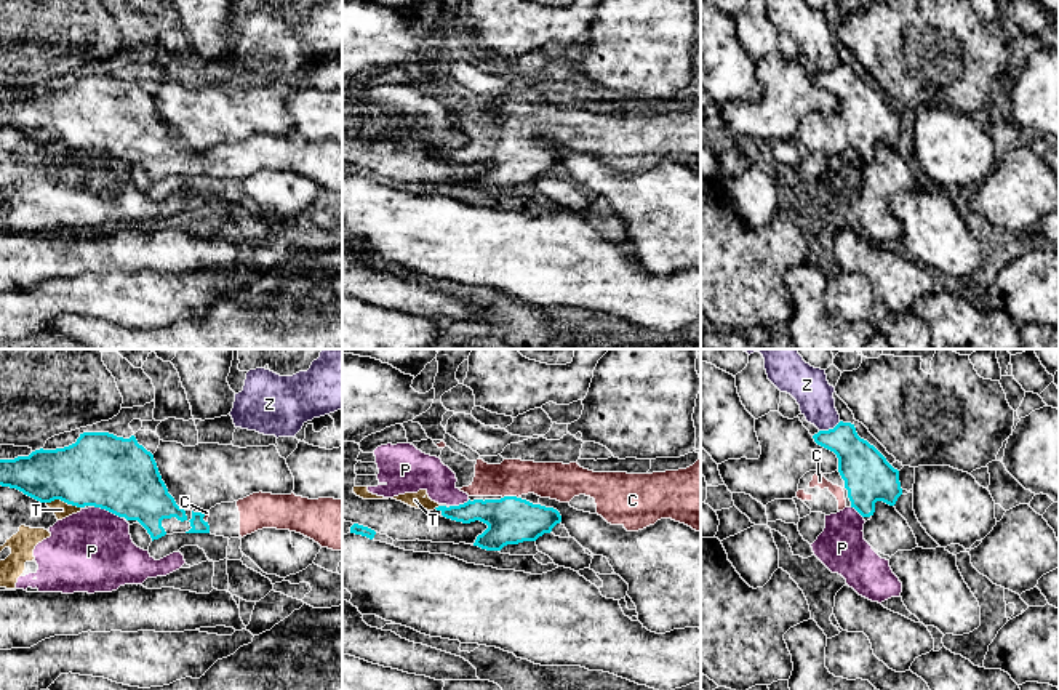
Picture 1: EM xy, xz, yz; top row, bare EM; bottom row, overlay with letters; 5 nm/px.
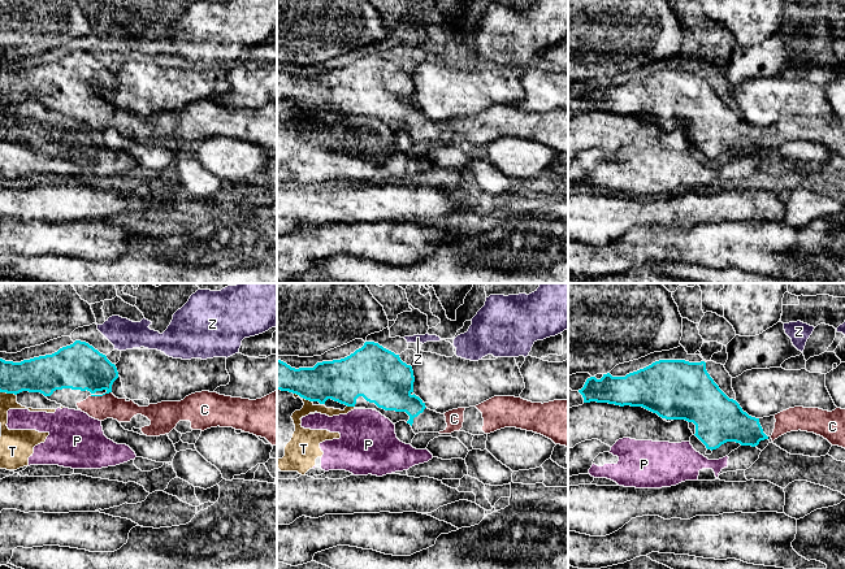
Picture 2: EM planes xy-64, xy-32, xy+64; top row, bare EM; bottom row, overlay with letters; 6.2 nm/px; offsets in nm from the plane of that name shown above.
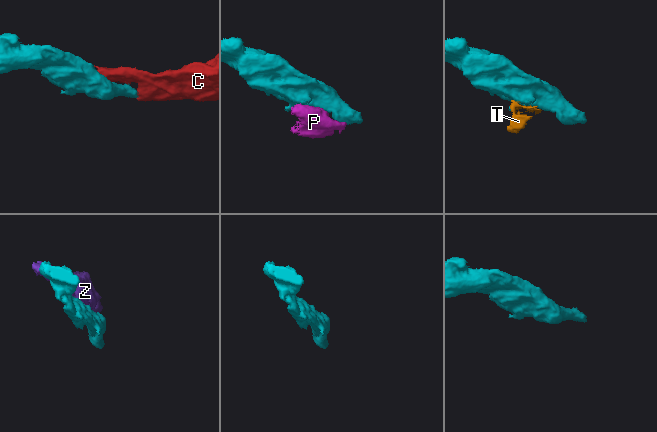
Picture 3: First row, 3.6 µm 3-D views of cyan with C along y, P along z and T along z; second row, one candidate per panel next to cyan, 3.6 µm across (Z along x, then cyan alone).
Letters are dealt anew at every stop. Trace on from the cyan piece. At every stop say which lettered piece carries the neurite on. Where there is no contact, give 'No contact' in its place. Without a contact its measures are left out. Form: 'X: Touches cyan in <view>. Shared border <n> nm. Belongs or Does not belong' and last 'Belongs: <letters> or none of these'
C: Touches cyan in xz. Shared border 80 nm. Belongs
P: Touches cyan in xy. Shared border 150 nm. Does not belong
T: Touches cyan in xy. Shared border 110 nm. Does not belong
Z: Touches cyan in yz. Shared border 120 nm. Does not belong
Belongs: C

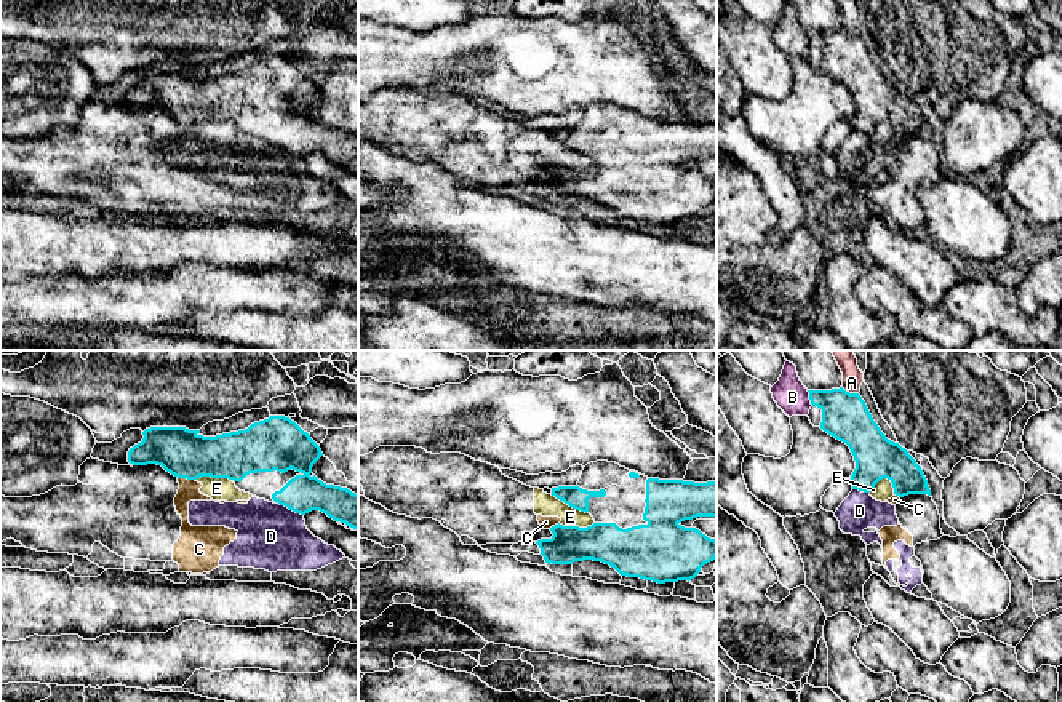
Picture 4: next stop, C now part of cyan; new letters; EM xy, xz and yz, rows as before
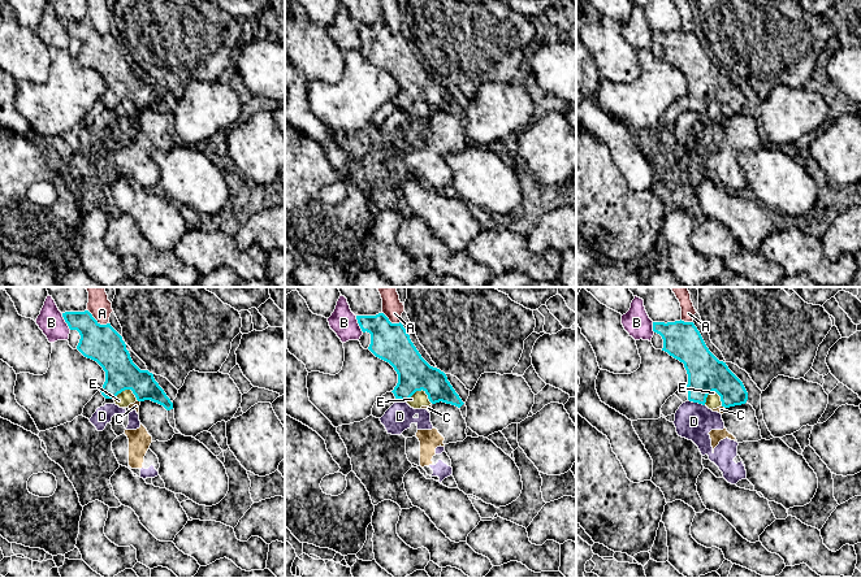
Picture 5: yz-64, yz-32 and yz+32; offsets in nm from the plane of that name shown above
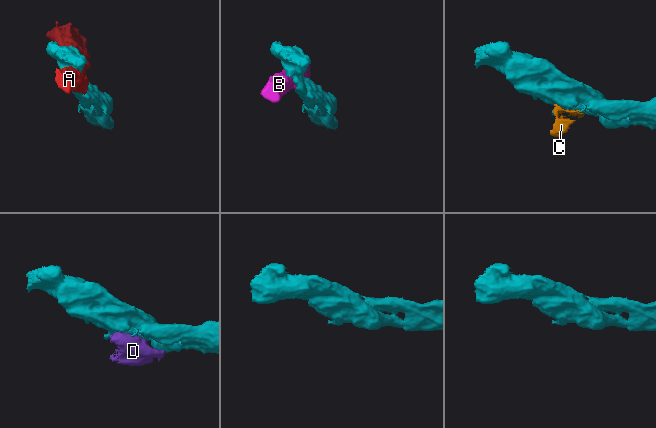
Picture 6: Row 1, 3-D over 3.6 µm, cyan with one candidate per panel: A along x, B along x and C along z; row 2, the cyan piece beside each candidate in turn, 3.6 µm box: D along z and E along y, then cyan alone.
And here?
A: Touches cyan in yz. Shared border 90 nm. Does not belong
B: Touches cyan in yz. Shared border 90 nm. Does not belong
C: Touches cyan in xy. Shared border 90 nm. Does not belong
D: Touches cyan in xy. Shared border 140 nm. Does not belong
E: Touches cyan in yz. Shared border 140 nm. Does not belong
Belongs: none of these

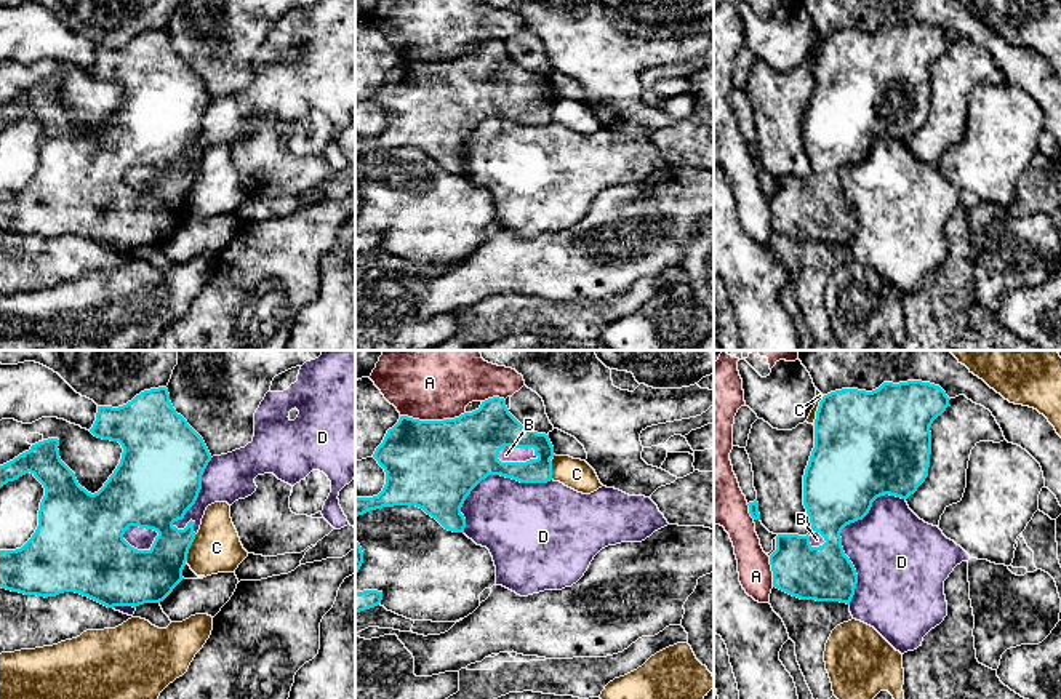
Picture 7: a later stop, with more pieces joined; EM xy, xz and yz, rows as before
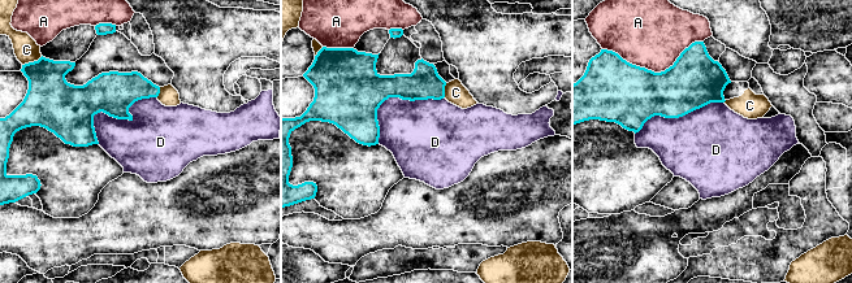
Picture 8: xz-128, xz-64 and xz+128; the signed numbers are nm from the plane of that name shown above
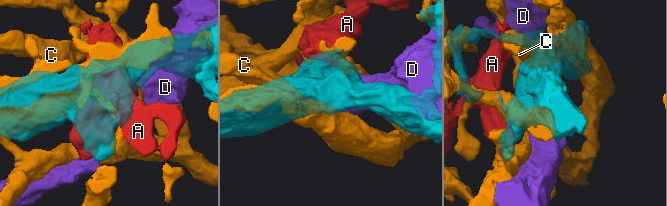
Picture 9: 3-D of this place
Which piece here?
A: Touches cyan in xz. Shared border 320 nm. Does not belong
B: Touches cyan in xz. Shared border 220 nm. Belongs
C: Touches cyan in yz. Shared border 160 nm. Does not belong
D: Touches cyan in yz. Shared border 600 nm. Does not belong
Belongs: B

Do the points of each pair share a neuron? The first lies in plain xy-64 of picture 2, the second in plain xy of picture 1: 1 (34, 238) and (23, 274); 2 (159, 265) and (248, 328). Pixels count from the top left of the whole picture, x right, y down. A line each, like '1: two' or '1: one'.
1: two
2: one

